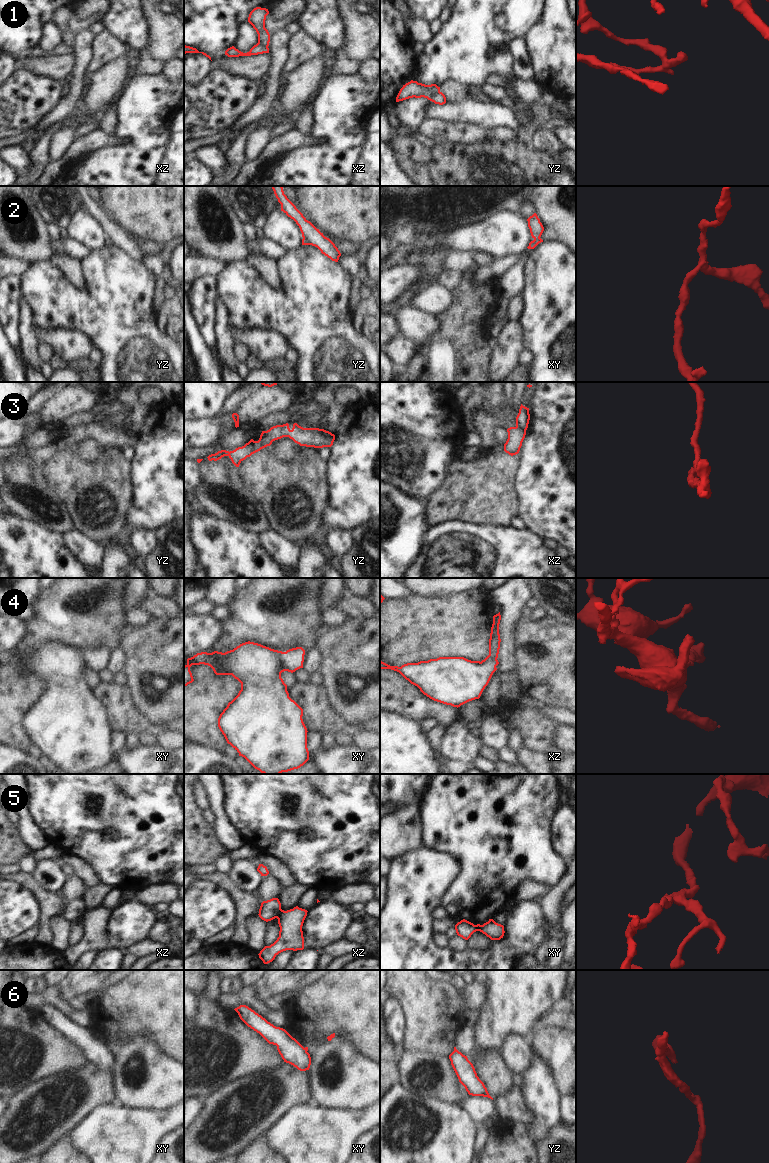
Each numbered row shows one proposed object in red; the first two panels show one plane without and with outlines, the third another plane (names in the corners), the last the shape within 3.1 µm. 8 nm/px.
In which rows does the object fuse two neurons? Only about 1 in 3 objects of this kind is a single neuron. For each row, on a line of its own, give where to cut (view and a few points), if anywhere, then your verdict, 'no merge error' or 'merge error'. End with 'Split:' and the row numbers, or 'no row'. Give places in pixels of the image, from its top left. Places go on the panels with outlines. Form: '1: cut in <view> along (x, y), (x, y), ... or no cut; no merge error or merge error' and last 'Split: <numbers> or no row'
1: cut in yz along (439, 91), (430, 100); merge error
2: cut in xy along (539, 237), (534, 239); merge error
3: cut in xz along (516, 426), (525, 431); merge error
4: no cut; no merge error
5: cut in xz along (282, 910), (276, 917); merge error
6: cut in yz along (454, 1050), (458, 1052); merge error
Split: 1, 2, 3, 5, 6

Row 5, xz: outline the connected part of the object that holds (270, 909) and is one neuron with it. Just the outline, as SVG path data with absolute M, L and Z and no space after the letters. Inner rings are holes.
M272 898L261 903L258 915L262 920L268 922L277 918L281 911L282 909L279 899Z

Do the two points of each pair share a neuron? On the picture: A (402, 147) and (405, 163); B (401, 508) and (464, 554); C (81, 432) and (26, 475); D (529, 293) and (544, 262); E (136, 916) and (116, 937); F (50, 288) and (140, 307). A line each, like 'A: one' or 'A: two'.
A: two
B: two
C: one
D: one
E: one
F: one

